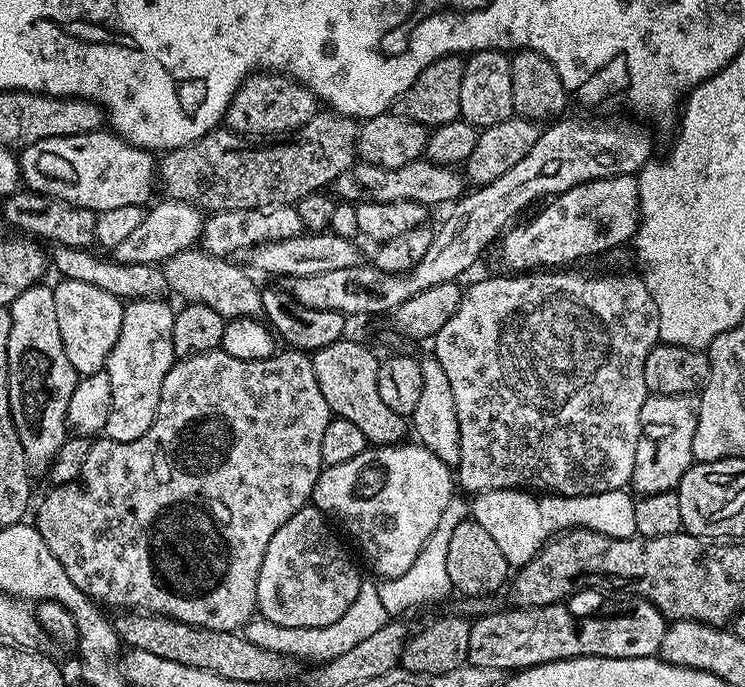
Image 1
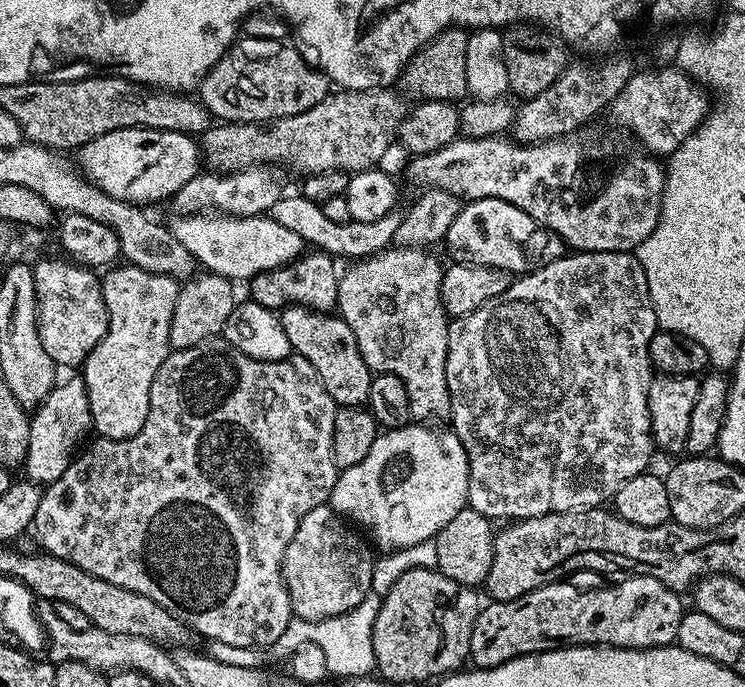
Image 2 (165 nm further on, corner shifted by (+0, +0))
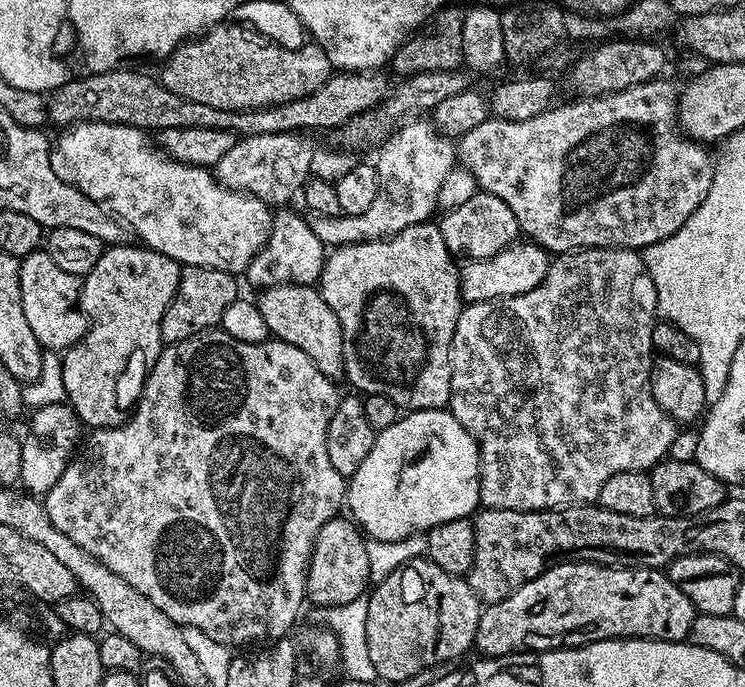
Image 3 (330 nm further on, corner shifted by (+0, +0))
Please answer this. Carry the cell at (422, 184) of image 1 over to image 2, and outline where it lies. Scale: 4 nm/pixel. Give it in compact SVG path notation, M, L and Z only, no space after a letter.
M487 136L481 140L451 140L442 150L409 159L412 161L408 164L408 176L420 186L441 188L465 201L498 198L510 202L518 206L518 210L530 214L530 218L537 220L549 233L556 235L557 232L569 244L569 249L578 252L632 252L650 236L660 220L665 169L661 161L647 151L631 148L620 140L592 140L587 144L577 138L557 138L538 144L521 144L504 139L508 138Z

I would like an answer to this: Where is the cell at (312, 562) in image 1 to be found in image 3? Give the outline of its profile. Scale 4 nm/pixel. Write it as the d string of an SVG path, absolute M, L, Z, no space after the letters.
M337 518L322 526L312 548L312 561L306 573L306 596L309 601L331 606L361 599L370 584L368 546L361 531L348 518Z

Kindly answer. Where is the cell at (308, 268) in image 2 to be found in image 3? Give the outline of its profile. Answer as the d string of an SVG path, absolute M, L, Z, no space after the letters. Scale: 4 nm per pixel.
M284 206L280 212L272 216L272 228L268 231L268 240L256 251L248 264L246 279L256 287L263 290L278 284L306 284L315 285L320 279L320 272L324 268L326 259L326 246L314 234L311 223L303 220L290 207Z

